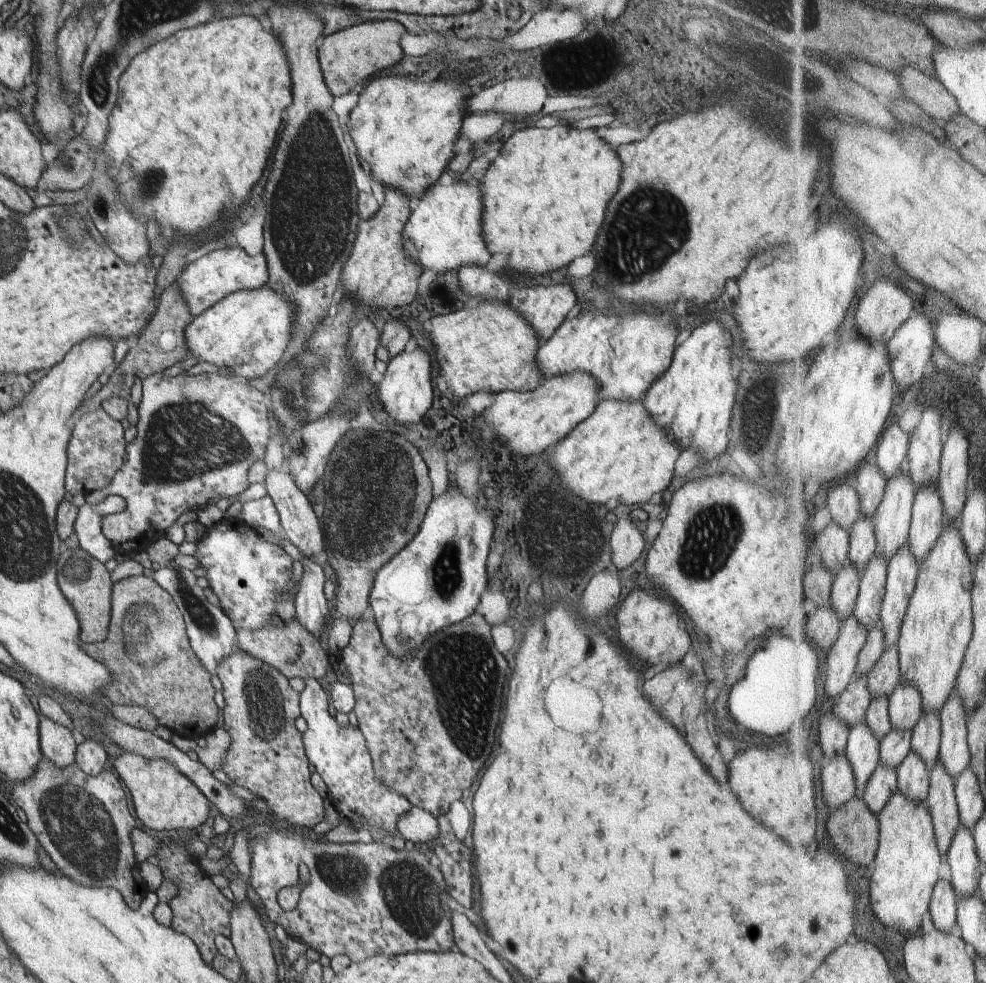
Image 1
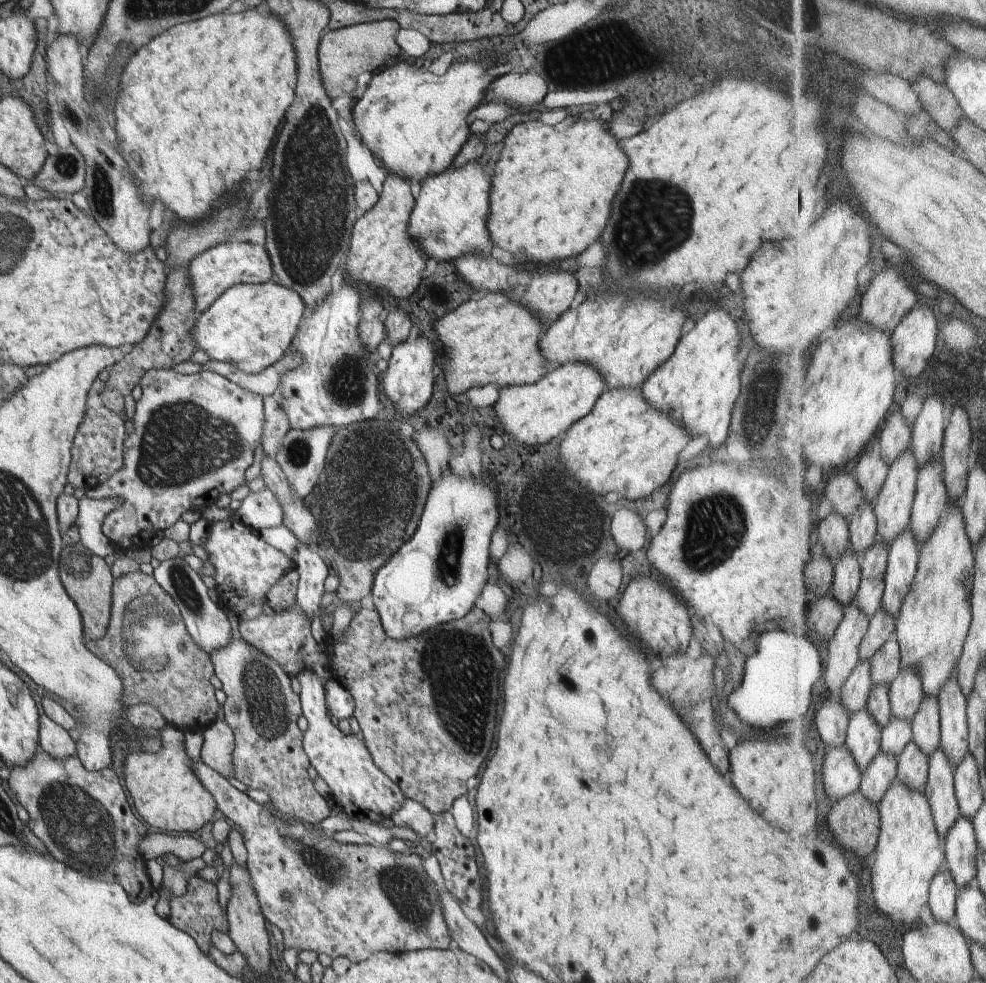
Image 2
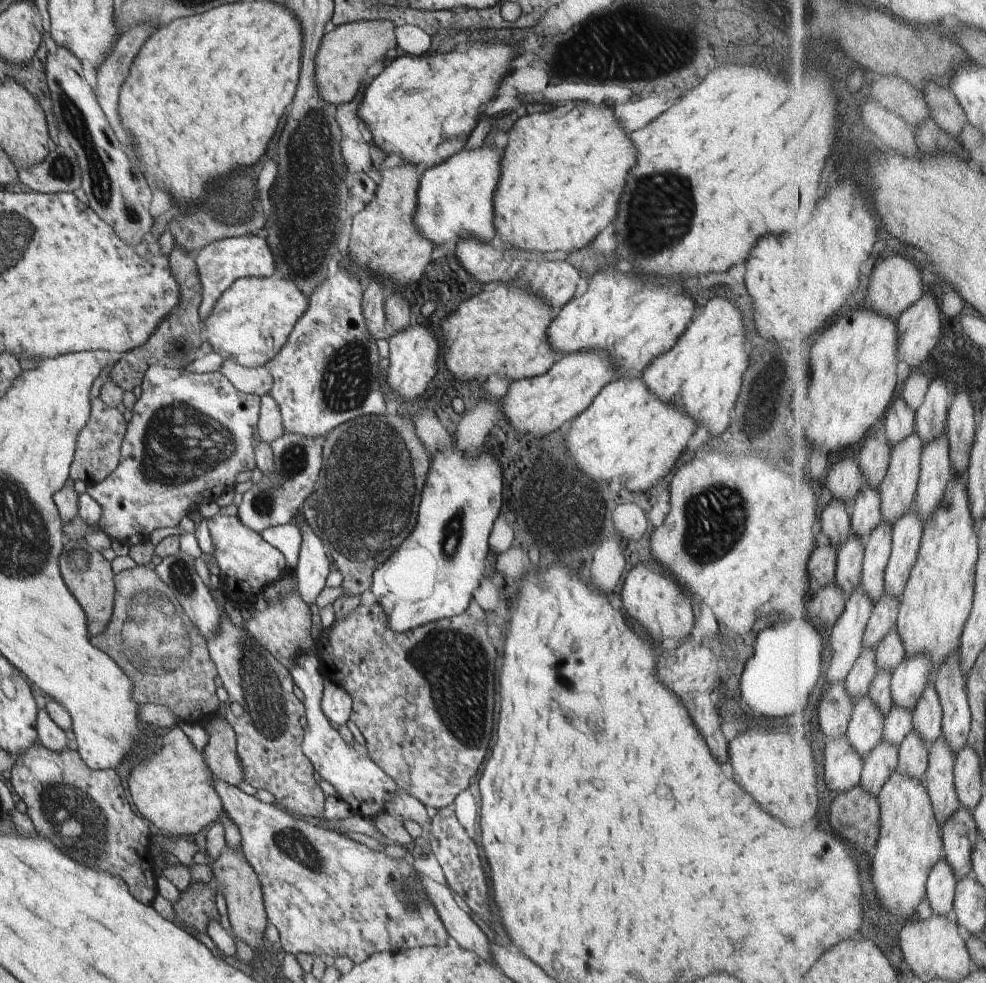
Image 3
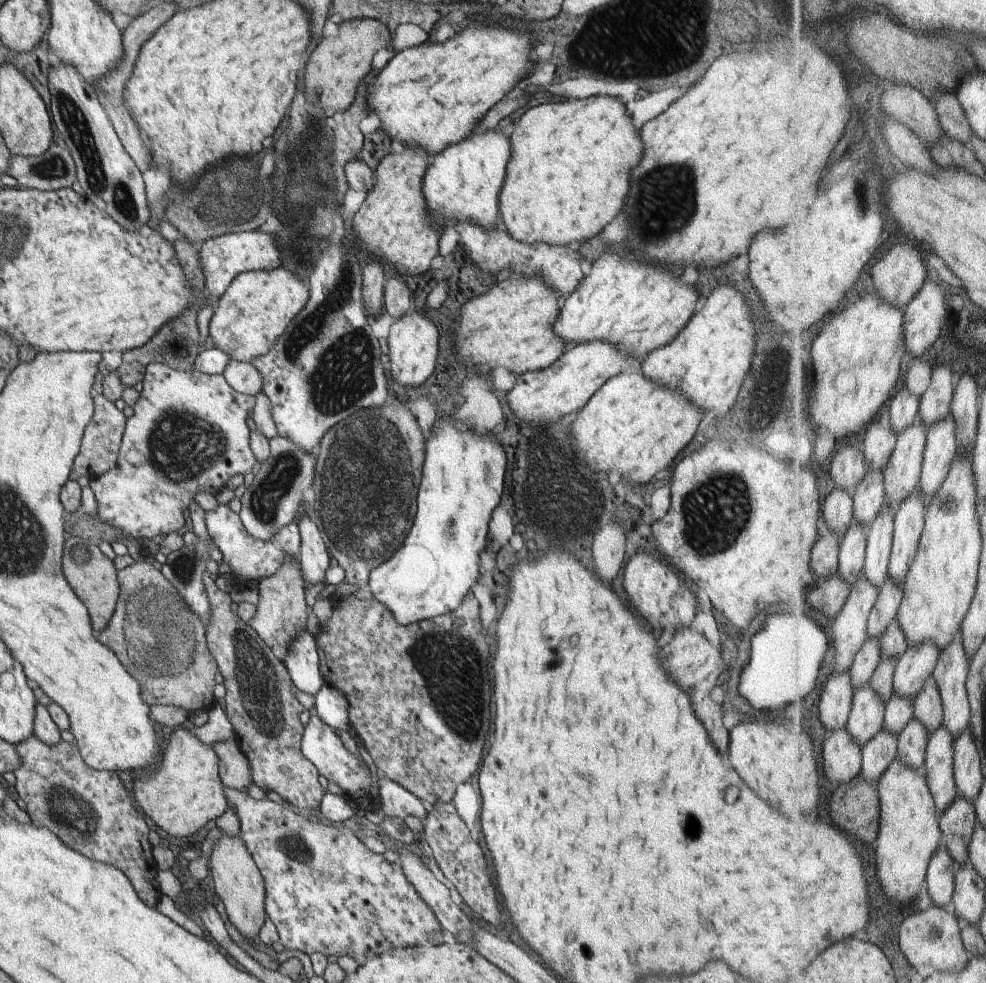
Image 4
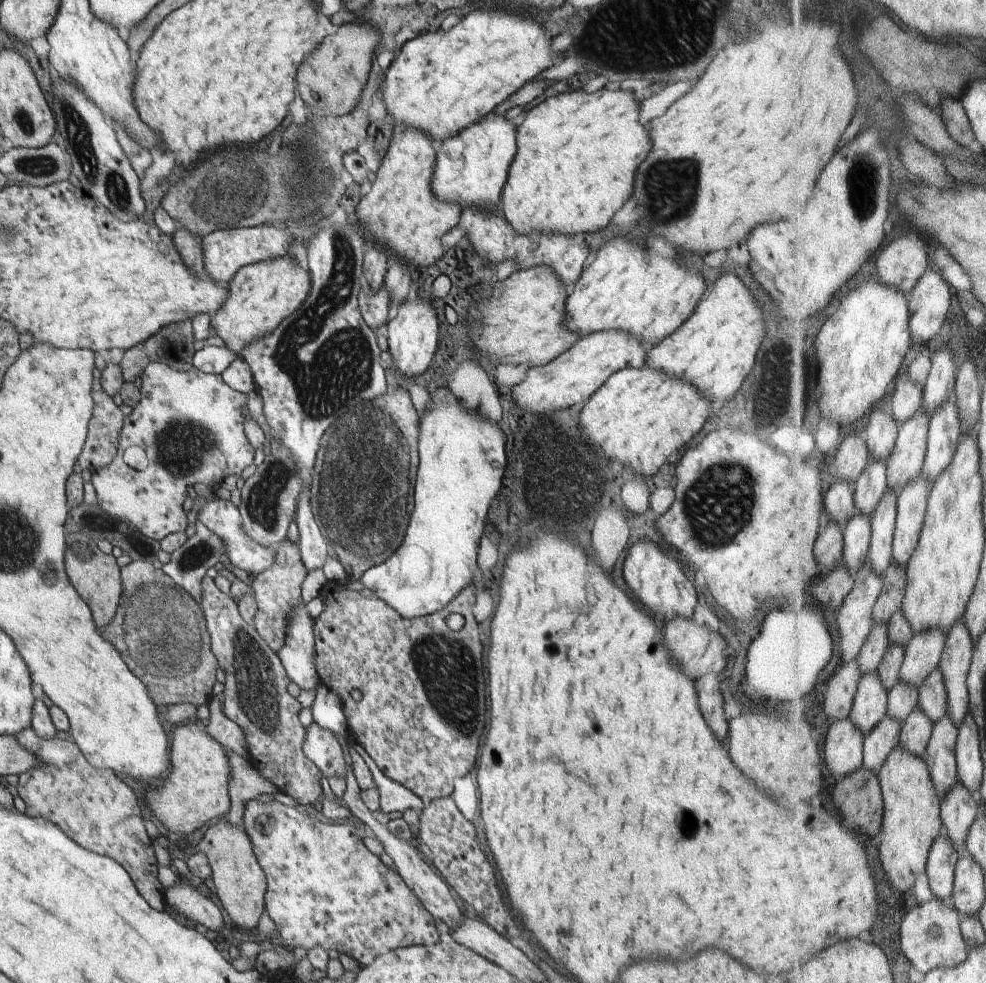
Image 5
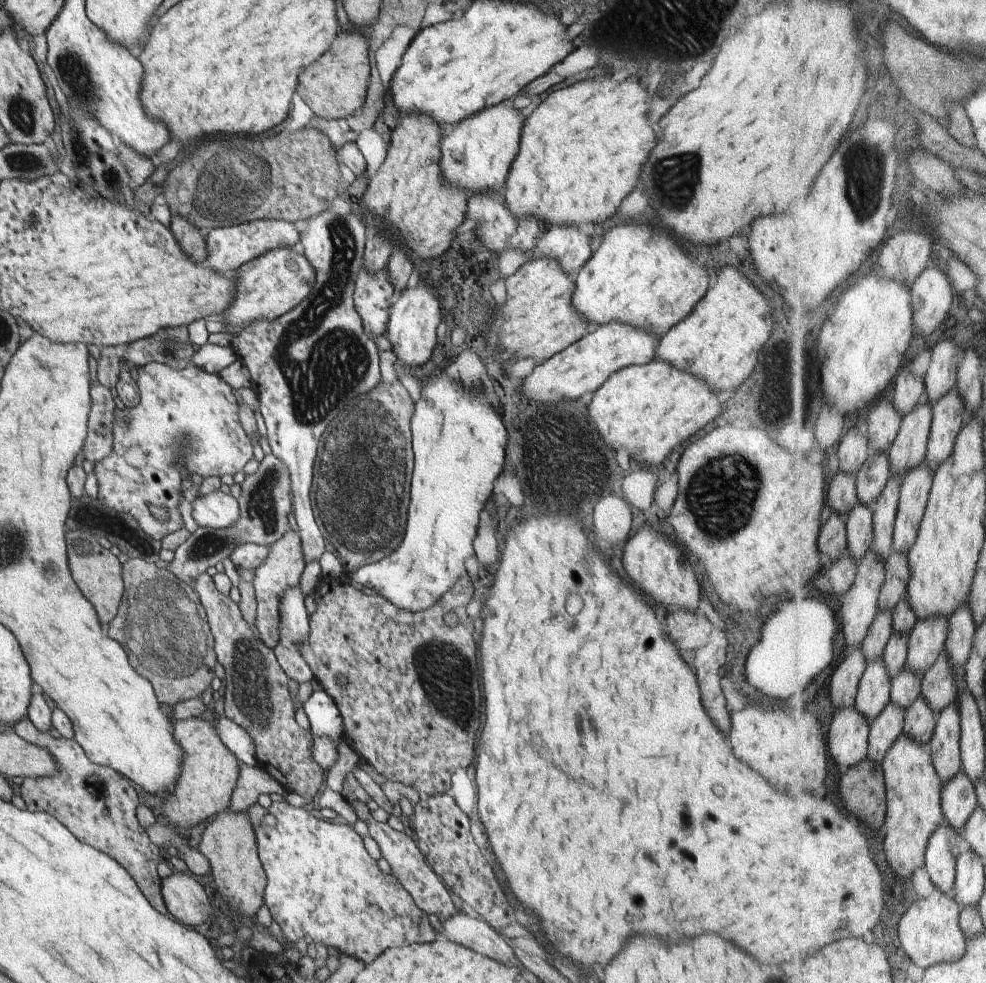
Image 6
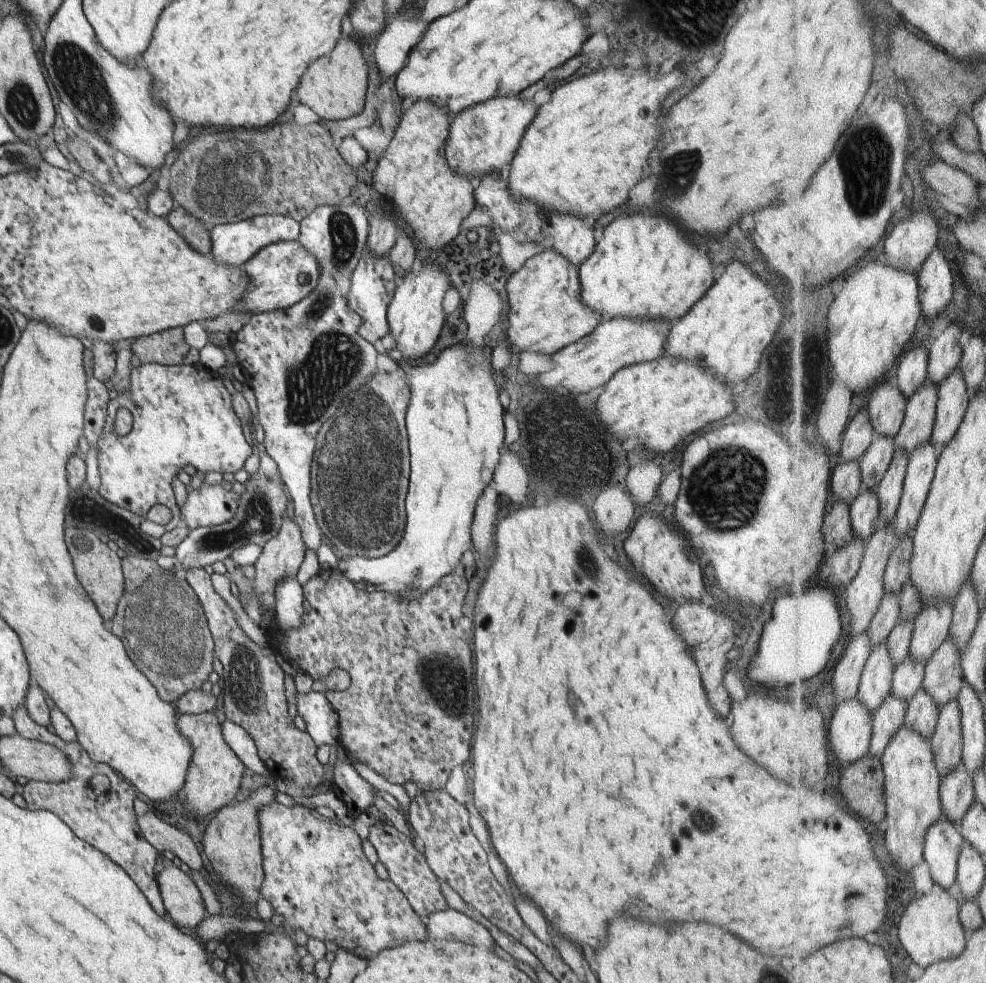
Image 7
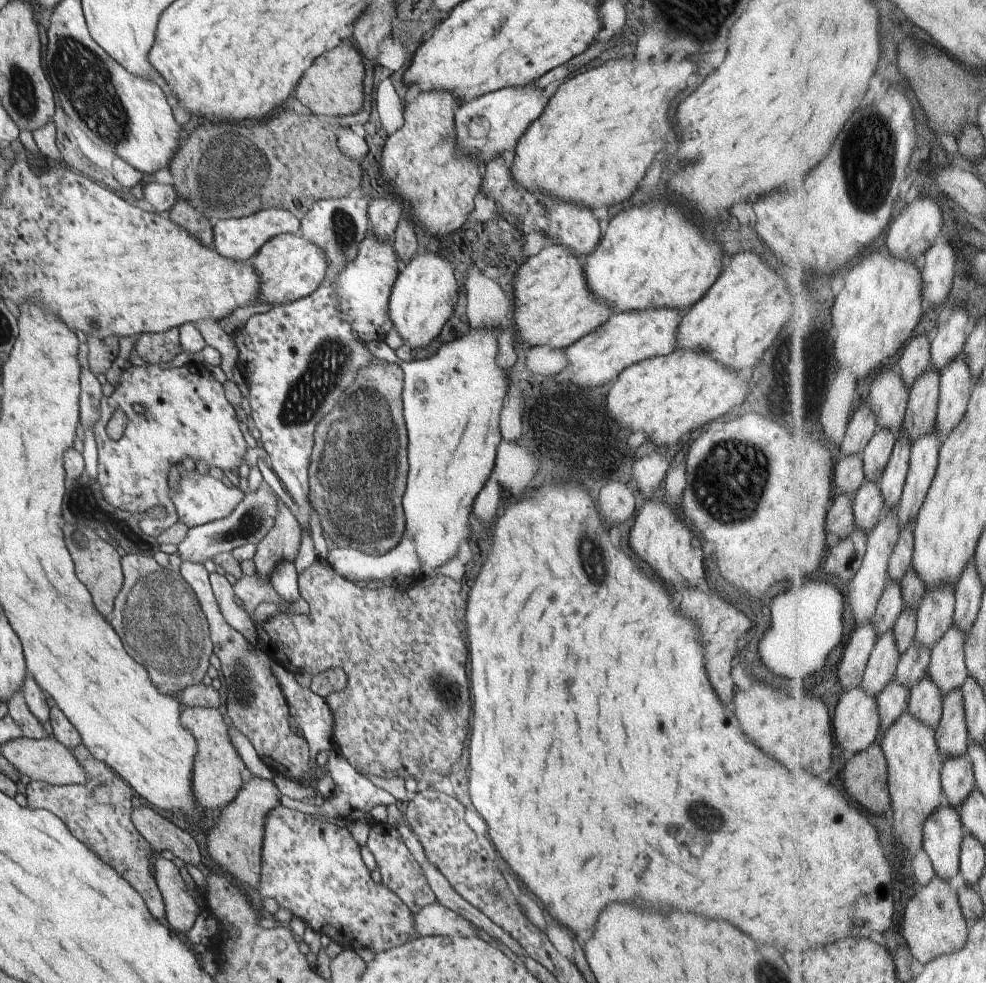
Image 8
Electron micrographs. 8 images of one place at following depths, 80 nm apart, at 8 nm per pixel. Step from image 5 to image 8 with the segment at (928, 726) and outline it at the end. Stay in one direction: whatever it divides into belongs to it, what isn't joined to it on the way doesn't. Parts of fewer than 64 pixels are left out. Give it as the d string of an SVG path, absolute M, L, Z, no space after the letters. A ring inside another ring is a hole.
M930 676L913 688L911 709L916 718L938 728L945 717L946 694Z

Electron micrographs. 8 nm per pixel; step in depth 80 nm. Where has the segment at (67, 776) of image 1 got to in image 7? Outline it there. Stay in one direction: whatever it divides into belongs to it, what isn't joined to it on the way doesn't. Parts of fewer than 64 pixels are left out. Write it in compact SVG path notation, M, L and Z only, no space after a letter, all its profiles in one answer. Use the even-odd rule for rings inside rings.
M25 705L18 707L11 716L18 734L24 738L40 741L58 748L69 758L71 777L62 782L28 781L23 786L23 797L30 810L46 809L53 812L70 830L88 845L107 853L120 865L136 886L144 893L152 908L162 916L166 909L159 891L157 873L154 866L159 861L159 853L143 835L137 815L134 812L135 786L120 776L110 765L94 762L82 745L76 740L66 742L46 727L38 726L30 718Z

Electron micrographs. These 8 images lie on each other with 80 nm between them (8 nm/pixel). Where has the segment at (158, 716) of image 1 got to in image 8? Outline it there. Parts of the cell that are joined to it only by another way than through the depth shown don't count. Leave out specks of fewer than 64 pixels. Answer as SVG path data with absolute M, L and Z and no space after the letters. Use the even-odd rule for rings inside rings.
M130 554L121 558L124 582L121 591L115 598L109 623L122 636L126 650L134 654L138 664L149 674L156 688L165 695L178 697L178 694L190 685L202 683L208 666L214 661L213 642L209 631L209 622L201 609L198 597L191 586L179 573L169 572L158 565L153 556Z

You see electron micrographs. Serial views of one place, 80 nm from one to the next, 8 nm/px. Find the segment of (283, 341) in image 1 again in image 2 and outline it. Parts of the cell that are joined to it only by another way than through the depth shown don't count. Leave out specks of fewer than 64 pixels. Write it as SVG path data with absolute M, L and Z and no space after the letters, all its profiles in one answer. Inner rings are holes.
M274 280L258 284L240 283L225 290L208 310L198 316L191 328L191 335L197 349L204 350L212 361L227 362L246 374L255 375L285 356L308 311L296 291L279 285Z

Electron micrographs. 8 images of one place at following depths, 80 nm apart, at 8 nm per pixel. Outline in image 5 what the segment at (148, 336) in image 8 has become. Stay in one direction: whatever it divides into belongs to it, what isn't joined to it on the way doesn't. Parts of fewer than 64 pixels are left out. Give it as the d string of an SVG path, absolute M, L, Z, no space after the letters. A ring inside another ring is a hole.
M188 320L182 323L172 323L161 328L155 335L148 340L137 344L131 349L124 351L120 368L123 374L123 380L134 382L135 378L141 376L147 364L151 362L164 363L177 371L189 371L193 367L193 356L195 336L193 335L192 321Z

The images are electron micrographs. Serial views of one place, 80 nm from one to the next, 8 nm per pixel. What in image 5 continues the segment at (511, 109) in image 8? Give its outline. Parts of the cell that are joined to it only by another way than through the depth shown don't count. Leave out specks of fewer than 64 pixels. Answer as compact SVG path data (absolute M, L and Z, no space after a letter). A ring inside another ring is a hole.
M488 113L480 122L465 128L456 136L448 137L436 146L436 160L432 171L431 193L441 202L455 203L463 210L475 207L496 213L499 211L501 192L507 181L509 168L517 153L516 127L506 117Z

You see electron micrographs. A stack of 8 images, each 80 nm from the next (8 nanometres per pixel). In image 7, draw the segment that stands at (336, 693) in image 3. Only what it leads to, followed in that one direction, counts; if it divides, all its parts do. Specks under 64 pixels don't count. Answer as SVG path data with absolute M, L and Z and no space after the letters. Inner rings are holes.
M314 690L297 692L298 715L304 720L306 732L313 738L317 748L322 745L339 746L339 716L328 700L327 694Z

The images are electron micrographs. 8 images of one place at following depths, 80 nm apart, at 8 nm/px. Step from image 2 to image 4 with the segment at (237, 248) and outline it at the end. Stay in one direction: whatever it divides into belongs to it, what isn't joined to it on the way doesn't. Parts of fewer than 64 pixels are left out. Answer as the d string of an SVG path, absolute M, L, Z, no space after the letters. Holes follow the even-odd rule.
M259 230L228 233L208 239L199 247L199 259L203 277L205 278L204 304L197 312L197 327L201 340L209 336L209 322L212 318L218 299L240 273L248 271L271 271L281 266L280 251L272 234L264 234Z

